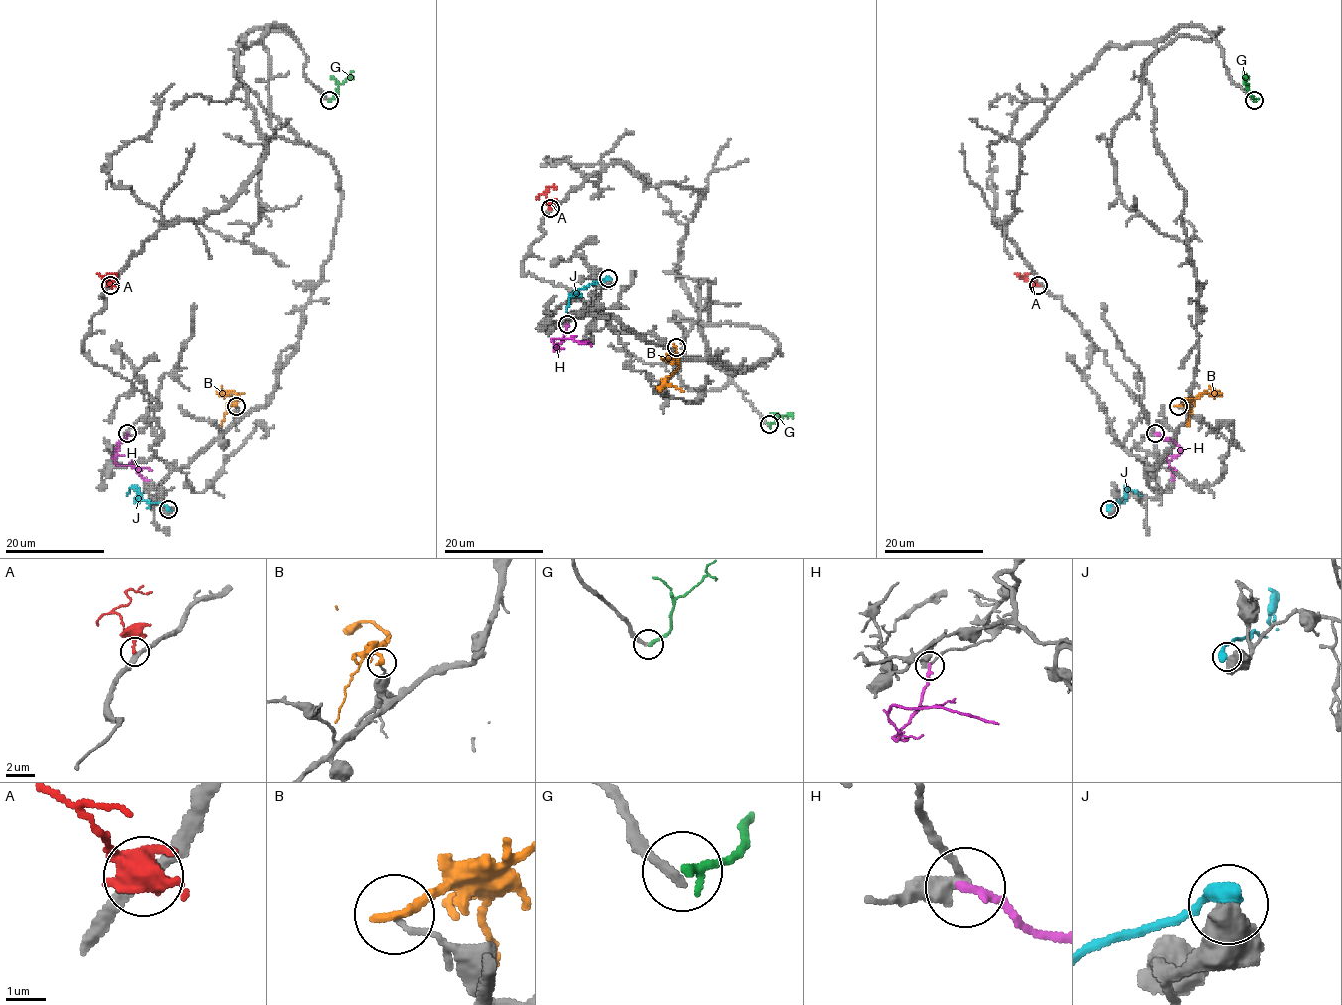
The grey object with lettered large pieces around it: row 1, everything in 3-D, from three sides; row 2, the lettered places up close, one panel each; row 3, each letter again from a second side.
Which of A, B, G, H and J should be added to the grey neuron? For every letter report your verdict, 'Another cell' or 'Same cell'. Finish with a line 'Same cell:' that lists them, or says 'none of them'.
A: Another cell
B: Another cell
G: Another cell
H: Another cell
J: Another cell
Same cell: none of them

